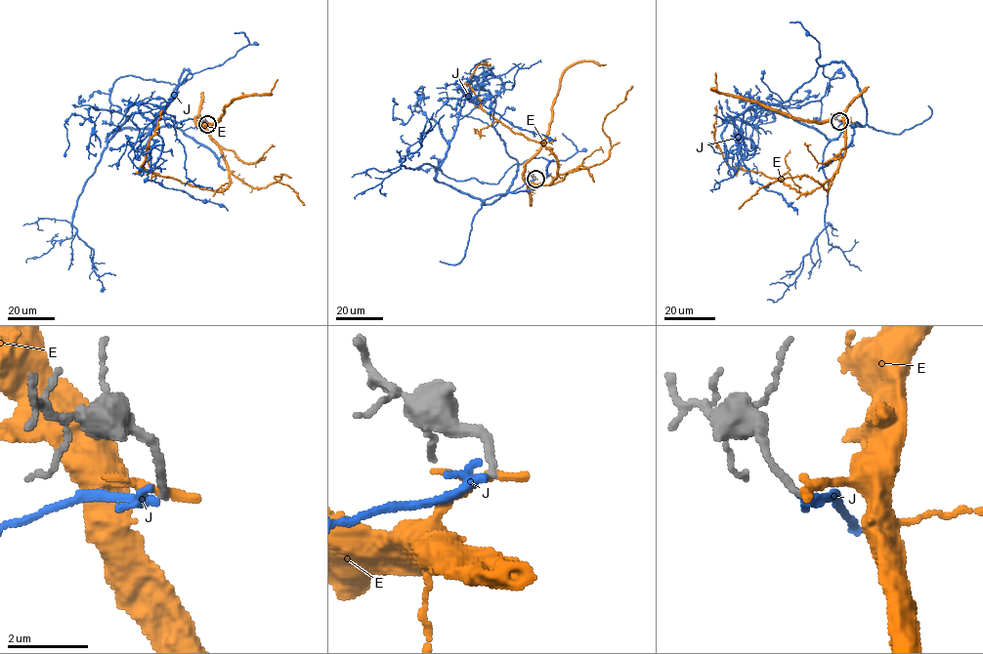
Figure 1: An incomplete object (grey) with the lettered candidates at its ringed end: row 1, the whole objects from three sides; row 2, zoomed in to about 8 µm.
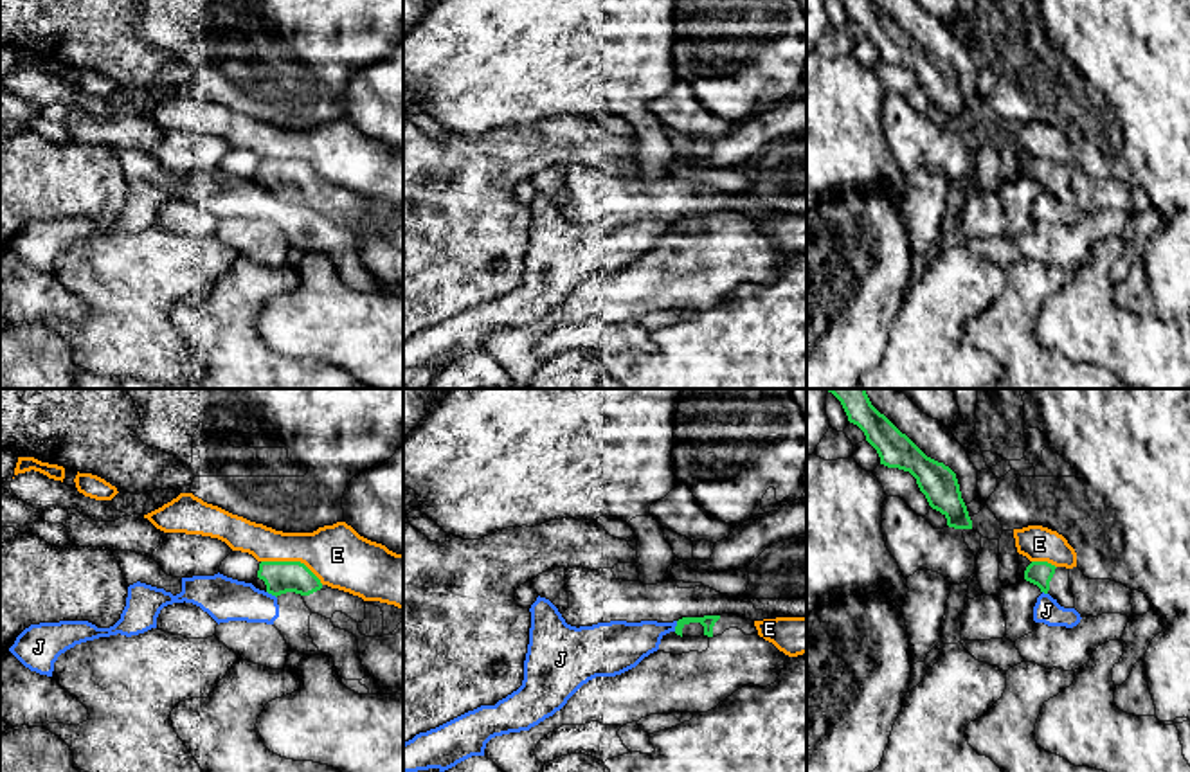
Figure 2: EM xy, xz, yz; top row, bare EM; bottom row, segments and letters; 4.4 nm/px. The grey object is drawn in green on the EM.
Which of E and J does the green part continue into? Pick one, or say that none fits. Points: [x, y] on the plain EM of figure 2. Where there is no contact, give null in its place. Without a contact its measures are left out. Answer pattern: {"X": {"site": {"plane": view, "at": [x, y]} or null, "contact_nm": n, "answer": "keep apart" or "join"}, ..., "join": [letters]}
{"E": {"site": {"plane": "xy", "at": [292, 159]}, "contact_nm": 300, "answer": "keep apart"}, "J": {"site": {"plane": "xy", "at": [272, 191]}, "contact_nm": 60, "answer": "keep apart"}, "join": []}

